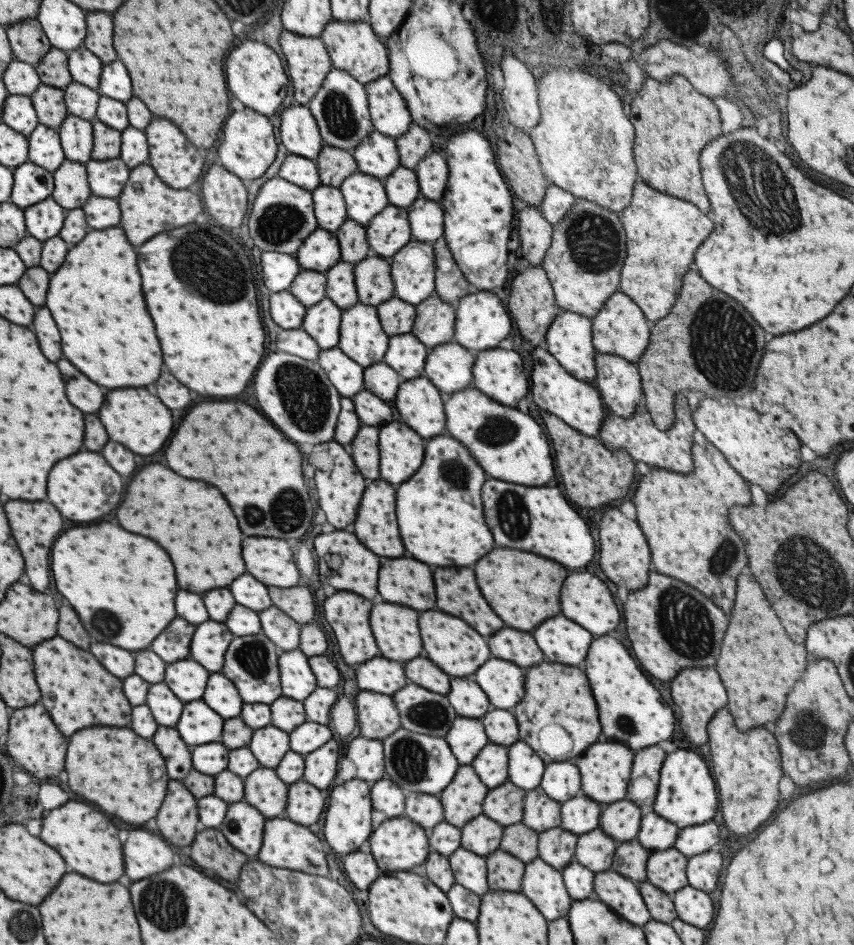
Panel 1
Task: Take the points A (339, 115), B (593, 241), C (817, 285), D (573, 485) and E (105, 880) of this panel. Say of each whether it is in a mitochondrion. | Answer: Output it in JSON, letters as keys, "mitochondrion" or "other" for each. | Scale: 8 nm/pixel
{"A":"mitochondrion","B":"mitochondrion","C":"other","D":"other","E":"other"}

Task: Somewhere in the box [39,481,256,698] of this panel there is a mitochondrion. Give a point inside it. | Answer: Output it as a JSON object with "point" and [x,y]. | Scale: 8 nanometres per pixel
{"point":[105,621]}

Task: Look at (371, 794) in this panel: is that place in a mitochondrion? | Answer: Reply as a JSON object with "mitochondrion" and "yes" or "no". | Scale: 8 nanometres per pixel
{"mitochondrion":"no"}

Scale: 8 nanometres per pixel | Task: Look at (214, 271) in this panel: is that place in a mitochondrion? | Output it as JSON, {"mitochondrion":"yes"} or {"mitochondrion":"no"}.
{"mitochondrion":"yes"}

